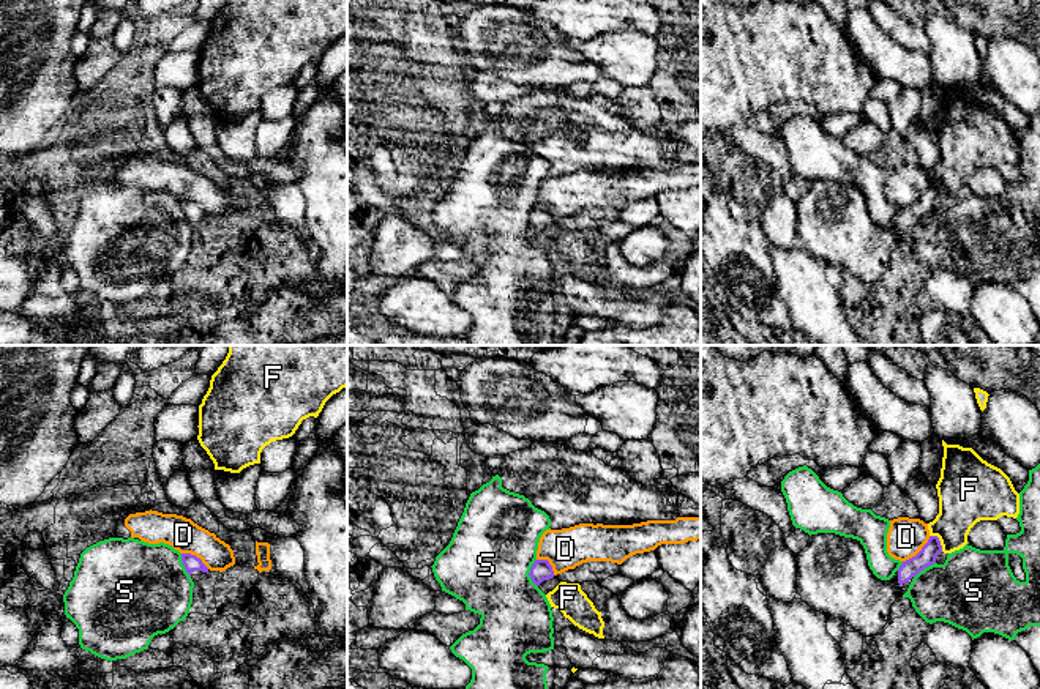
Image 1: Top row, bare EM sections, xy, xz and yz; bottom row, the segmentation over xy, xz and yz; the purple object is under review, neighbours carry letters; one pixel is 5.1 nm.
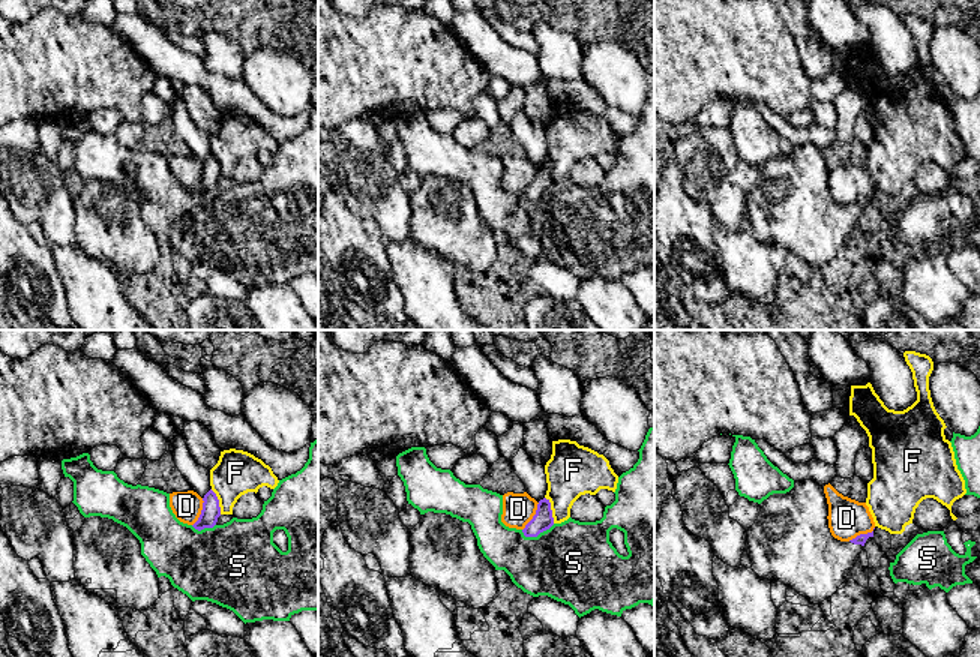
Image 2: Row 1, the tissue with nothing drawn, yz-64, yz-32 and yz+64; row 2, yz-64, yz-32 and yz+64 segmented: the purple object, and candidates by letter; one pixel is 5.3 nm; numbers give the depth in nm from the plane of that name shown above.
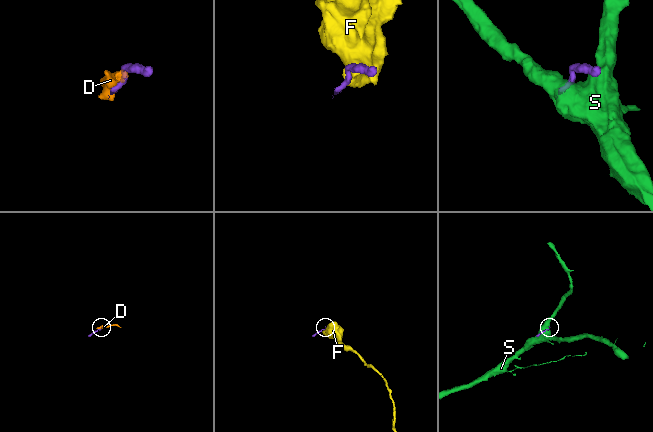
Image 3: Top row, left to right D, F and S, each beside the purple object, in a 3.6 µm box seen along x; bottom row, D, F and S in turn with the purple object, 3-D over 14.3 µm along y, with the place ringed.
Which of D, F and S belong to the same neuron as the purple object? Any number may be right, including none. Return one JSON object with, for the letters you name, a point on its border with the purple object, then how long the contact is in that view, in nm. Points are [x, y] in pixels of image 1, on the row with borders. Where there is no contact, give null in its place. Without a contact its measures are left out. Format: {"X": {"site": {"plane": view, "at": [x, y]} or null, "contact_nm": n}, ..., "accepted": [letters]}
{"accepted": []}

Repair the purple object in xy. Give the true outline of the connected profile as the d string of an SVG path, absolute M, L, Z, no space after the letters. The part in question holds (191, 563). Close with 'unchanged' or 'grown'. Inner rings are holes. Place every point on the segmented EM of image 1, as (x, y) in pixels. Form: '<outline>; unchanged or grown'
M181 553L181 561L194 583L208 574L208 568L196 555Z; grown

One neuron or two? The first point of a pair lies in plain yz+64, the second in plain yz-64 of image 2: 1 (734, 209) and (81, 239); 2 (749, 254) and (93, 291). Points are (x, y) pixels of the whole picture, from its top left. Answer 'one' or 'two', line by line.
1: two
2: one

